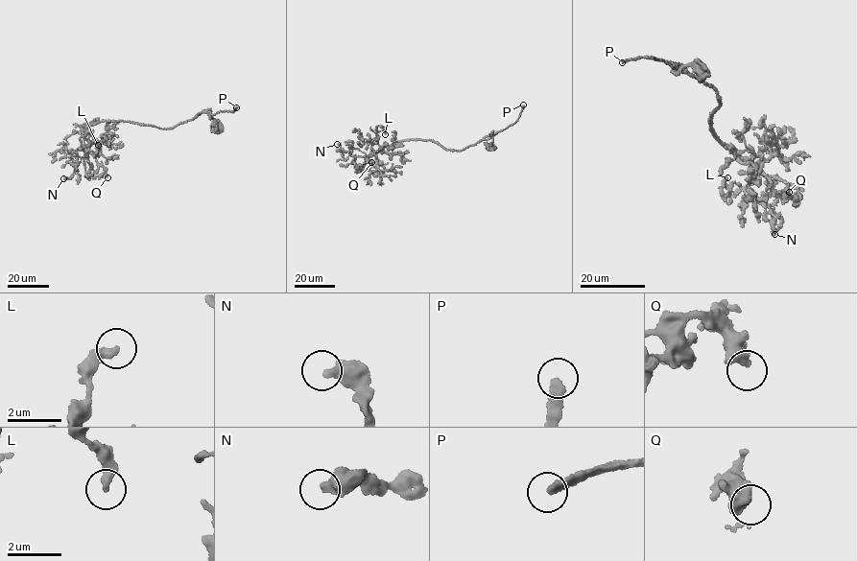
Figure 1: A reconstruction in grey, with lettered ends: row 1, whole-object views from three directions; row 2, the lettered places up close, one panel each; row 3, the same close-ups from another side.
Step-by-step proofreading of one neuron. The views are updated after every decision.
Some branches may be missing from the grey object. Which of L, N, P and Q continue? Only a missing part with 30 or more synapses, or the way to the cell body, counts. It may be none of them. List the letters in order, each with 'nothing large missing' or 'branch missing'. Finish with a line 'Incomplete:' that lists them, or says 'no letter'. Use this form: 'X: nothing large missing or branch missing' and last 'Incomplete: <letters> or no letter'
L: nothing large missing
N: nothing large missing
P: branch missing
Q: nothing large missing
Incomplete: P

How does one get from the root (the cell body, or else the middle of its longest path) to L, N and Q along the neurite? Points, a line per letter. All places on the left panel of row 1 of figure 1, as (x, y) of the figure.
L: (136, 123), (106, 120), (88, 125), (85, 138), (91, 147), (83, 150), (87, 145), (94, 154), (98, 145)
N: (136, 123), (106, 120), (88, 125), (83, 140), (88, 156), (81, 158), (71, 177), (63, 178)
Q: (136, 123), (106, 120), (94, 123), (88, 125), (81, 138), (94, 171), (93, 178), (105, 174), (107, 177)

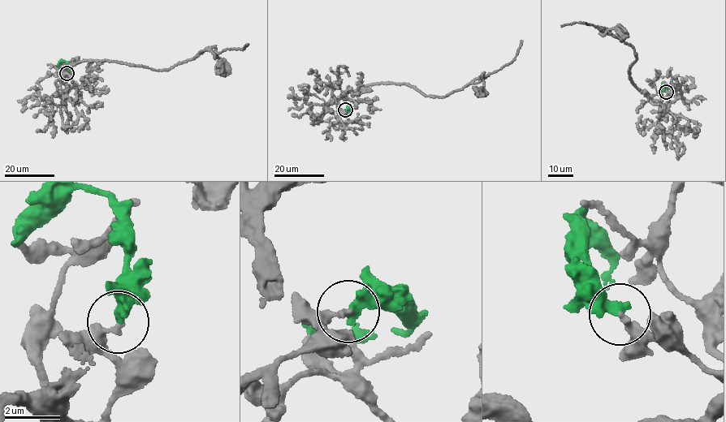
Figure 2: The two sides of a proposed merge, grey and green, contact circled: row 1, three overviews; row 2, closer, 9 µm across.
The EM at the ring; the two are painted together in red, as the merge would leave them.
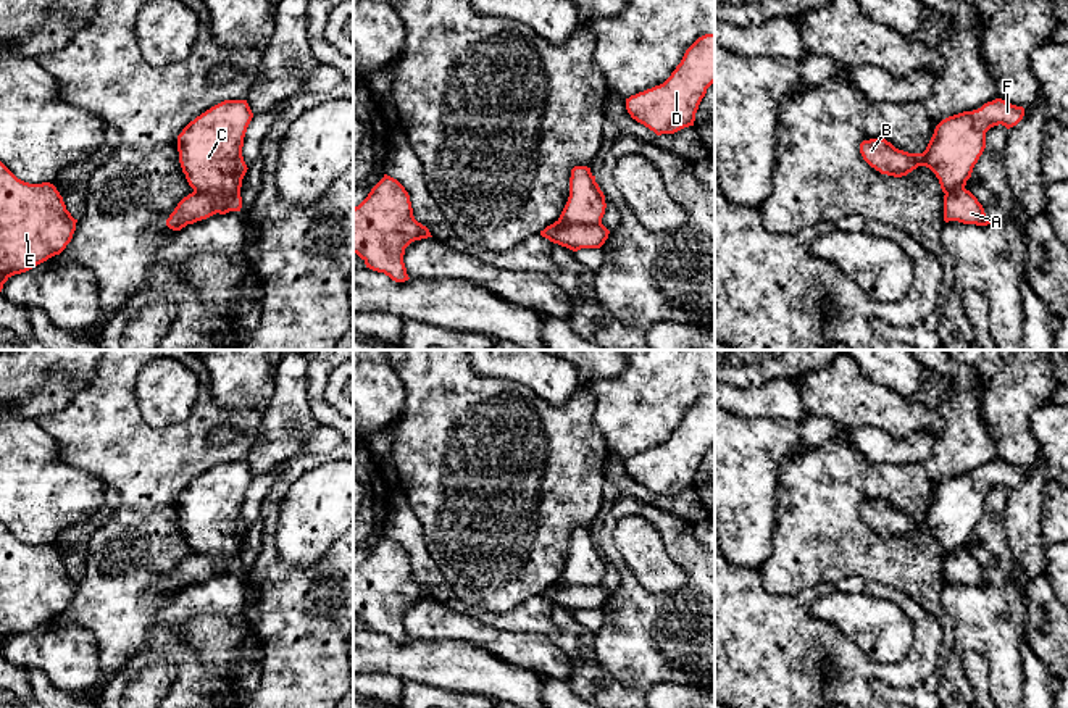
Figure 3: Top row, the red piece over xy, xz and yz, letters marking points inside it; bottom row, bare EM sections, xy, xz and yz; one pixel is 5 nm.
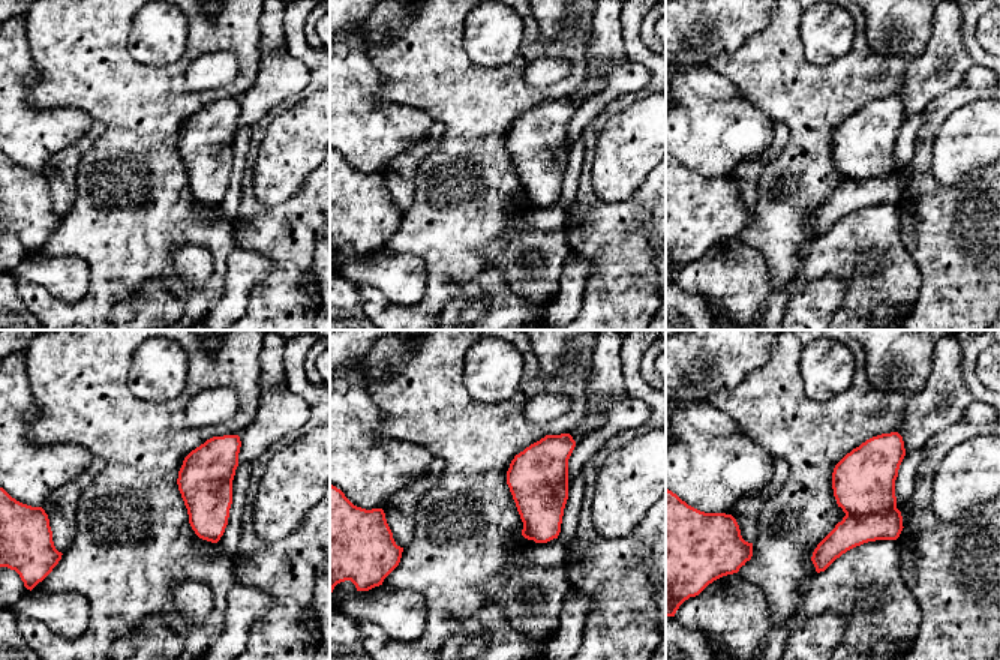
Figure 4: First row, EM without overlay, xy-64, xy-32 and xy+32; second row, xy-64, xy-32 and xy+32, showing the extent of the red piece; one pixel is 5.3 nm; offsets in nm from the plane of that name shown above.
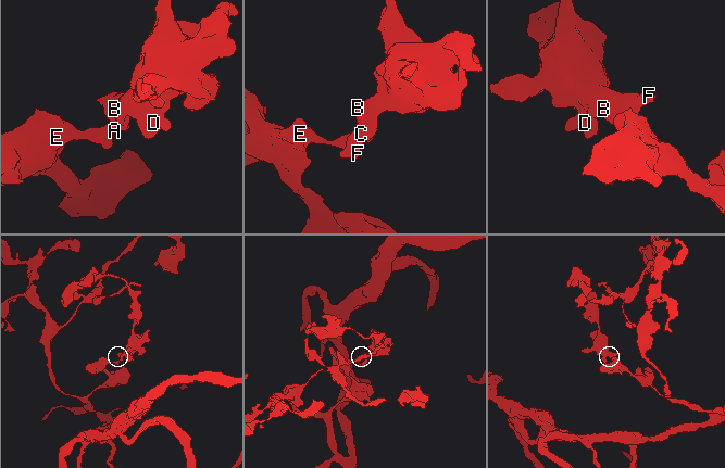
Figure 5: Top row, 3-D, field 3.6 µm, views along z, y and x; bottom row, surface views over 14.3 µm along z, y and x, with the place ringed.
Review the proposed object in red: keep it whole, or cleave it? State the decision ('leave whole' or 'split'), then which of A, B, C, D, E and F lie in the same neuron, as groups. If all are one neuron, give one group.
split | A E / B C D F

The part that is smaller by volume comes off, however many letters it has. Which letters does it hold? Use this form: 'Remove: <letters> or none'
Remove: B, C, D, F

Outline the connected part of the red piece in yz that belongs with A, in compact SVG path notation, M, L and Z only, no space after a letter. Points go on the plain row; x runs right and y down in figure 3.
M965 548L953 550L944 556L944 582L958 582L963 585L987 587L982 566Z

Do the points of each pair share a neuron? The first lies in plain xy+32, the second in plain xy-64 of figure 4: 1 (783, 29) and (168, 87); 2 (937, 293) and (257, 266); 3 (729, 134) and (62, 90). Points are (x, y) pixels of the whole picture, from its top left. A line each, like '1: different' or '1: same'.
1: same
2: different
3: different

